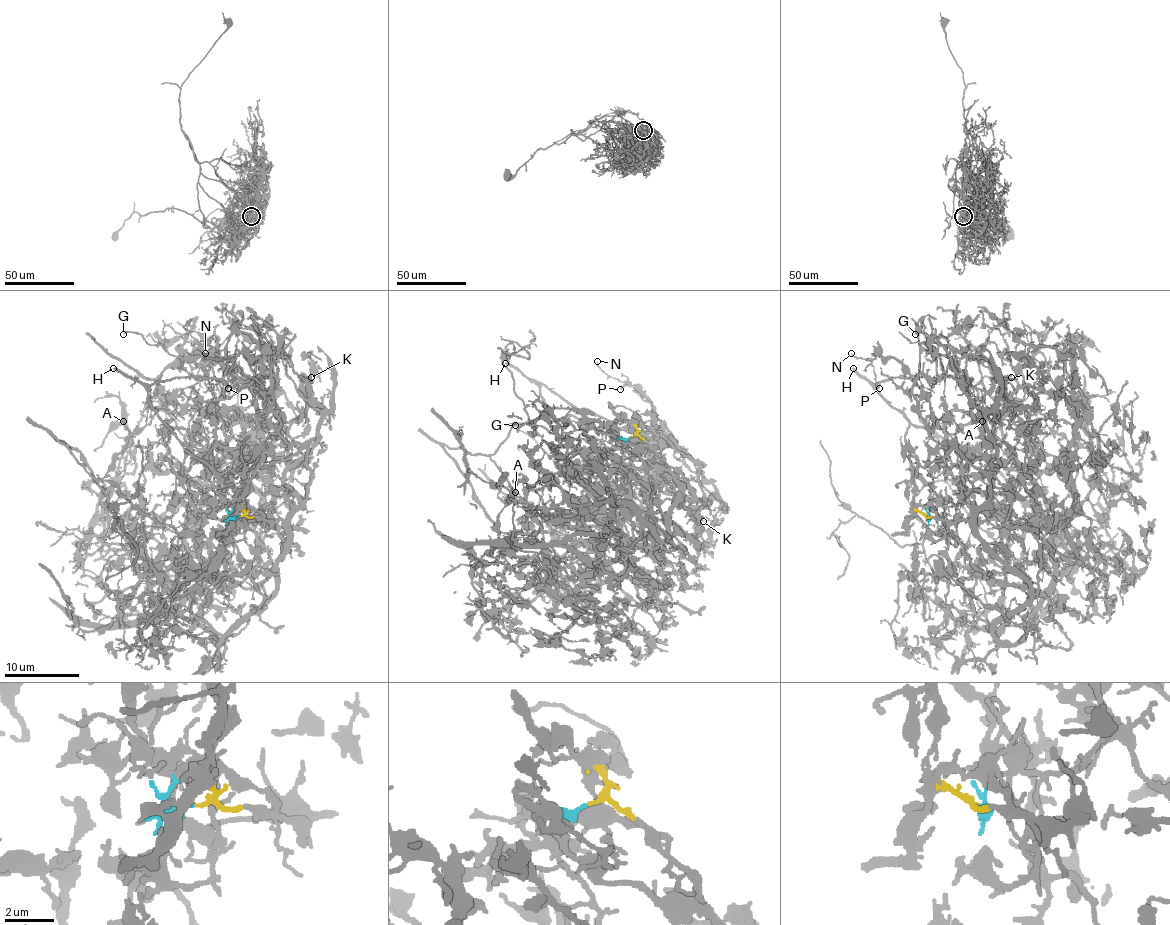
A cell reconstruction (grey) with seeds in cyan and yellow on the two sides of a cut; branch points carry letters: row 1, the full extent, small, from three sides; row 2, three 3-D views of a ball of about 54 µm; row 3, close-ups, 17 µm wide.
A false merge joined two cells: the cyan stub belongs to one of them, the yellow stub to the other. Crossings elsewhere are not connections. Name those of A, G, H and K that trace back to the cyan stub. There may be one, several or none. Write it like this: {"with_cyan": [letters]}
{"with_cyan": ["A", "G", "H"]}

